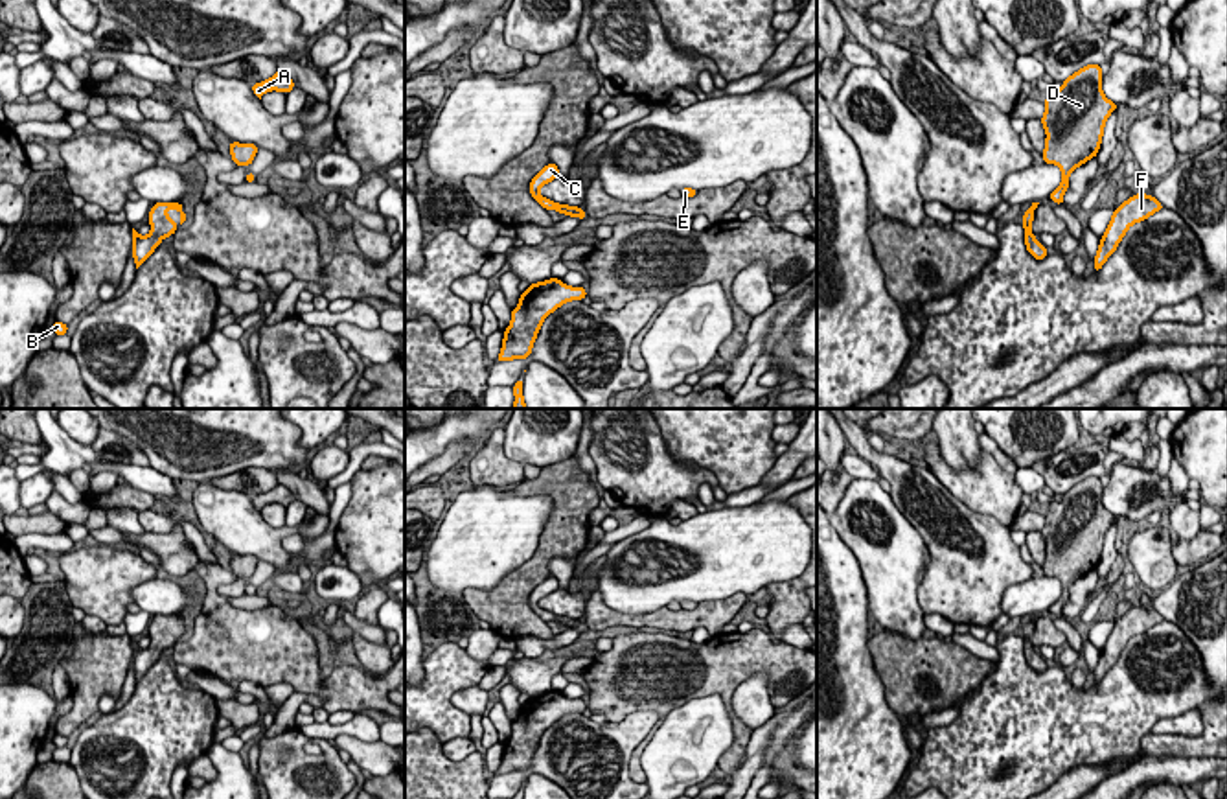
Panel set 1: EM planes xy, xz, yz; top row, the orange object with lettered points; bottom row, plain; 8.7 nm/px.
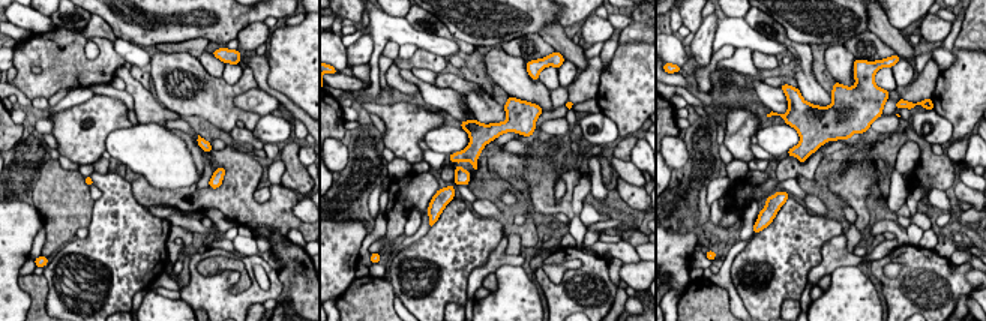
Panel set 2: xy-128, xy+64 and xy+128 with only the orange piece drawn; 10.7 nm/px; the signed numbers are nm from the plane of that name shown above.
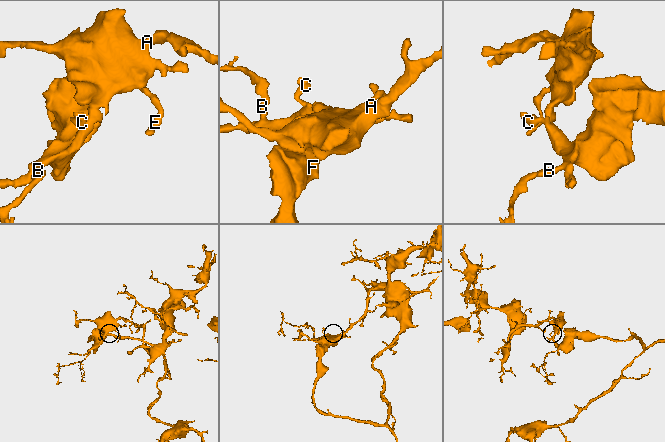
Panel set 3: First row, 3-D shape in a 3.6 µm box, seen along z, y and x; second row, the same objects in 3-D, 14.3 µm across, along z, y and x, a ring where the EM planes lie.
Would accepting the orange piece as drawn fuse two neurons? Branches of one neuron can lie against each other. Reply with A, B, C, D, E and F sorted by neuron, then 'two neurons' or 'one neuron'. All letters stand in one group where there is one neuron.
groups A B C D E F; one neuron

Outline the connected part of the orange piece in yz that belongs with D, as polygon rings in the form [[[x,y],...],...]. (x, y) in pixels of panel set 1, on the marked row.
[[[1095,63],[1067,77],[1060,90],[1047,92],[1043,162],[1056,164],[1063,175],[1049,195],[1056,204],[1063,204],[1069,175],[1098,155],[1106,120],[1115,109],[1118,105],[1102,92],[1102,68]]]

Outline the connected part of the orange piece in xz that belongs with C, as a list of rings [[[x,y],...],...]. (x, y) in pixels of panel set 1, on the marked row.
[[[550,162],[548,166],[545,166],[530,182],[530,193],[532,197],[545,208],[545,210],[557,210],[559,214],[565,214],[565,215],[572,215],[572,217],[579,217],[579,219],[585,219],[587,217],[587,212],[585,210],[579,210],[578,206],[567,206],[567,204],[557,204],[550,199],[545,199],[541,193],[539,193],[539,188],[548,184],[550,180],[557,179],[559,177],[559,169],[554,162]]]

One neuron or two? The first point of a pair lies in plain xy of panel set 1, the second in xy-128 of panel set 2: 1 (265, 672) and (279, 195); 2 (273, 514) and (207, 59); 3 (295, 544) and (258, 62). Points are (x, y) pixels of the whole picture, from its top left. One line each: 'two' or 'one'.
1: one
2: one
3: two

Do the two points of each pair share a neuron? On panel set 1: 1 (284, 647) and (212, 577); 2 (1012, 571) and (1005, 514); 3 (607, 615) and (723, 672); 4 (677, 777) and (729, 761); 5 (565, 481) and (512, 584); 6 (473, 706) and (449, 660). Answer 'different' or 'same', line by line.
1: same
2: different
3: different
4: different
5: same
6: different

